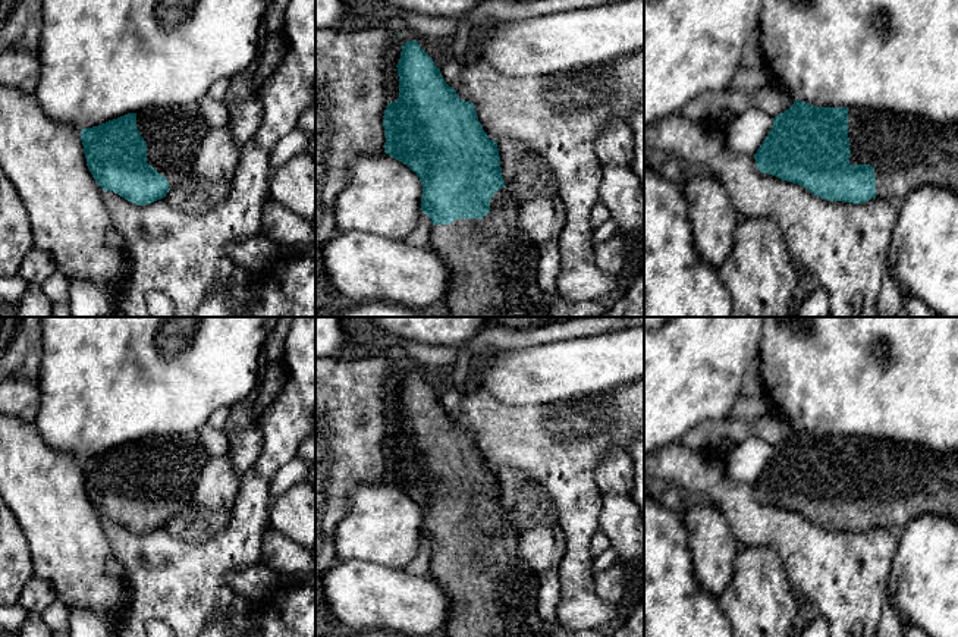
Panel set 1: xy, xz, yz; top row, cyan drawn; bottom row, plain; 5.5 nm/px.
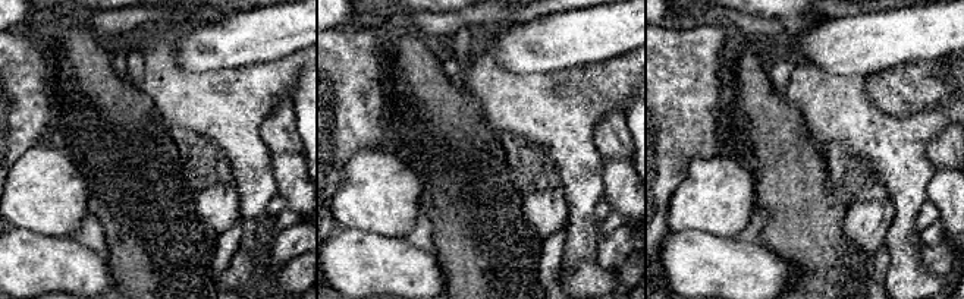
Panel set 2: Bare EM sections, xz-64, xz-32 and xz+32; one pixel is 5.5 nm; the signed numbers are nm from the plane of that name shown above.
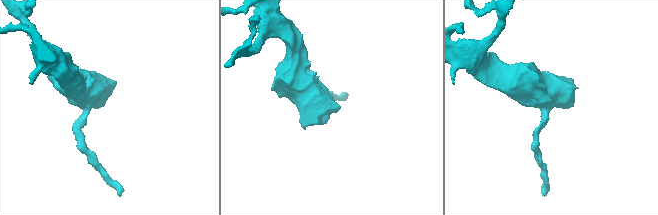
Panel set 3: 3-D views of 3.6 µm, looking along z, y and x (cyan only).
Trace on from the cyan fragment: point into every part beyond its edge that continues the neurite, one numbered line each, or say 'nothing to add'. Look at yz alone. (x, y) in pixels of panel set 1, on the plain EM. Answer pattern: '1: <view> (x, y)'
1: yz (907, 480)

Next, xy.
1: xy (173, 464)

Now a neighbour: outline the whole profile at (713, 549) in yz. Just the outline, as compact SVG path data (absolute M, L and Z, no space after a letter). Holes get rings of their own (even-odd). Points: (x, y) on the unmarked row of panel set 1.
M691 499L685 509L685 530L695 578L712 596L720 596L734 577L738 553L725 515L709 499Z

